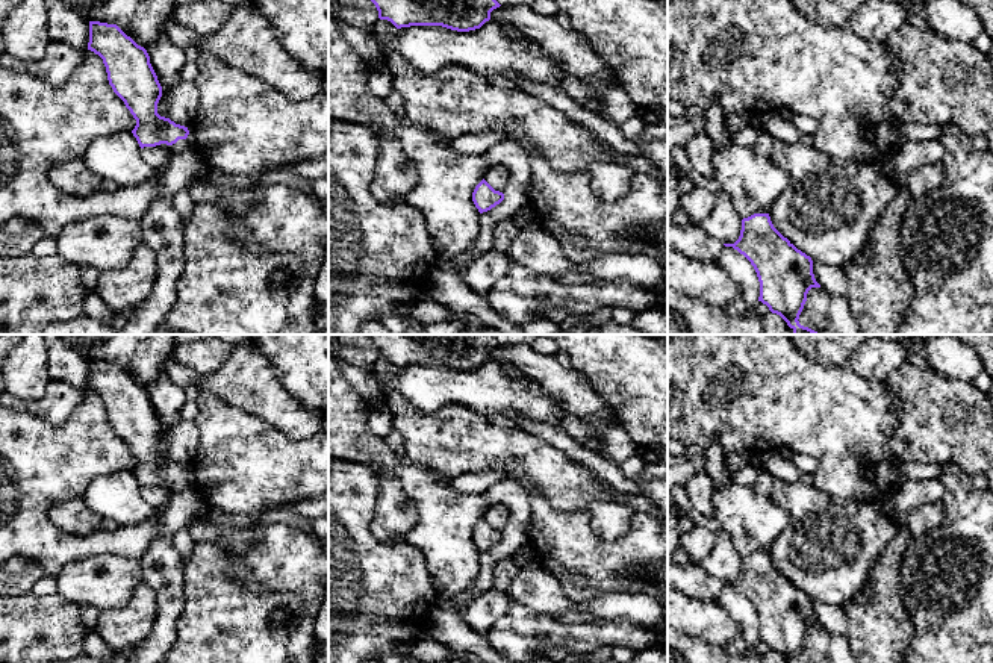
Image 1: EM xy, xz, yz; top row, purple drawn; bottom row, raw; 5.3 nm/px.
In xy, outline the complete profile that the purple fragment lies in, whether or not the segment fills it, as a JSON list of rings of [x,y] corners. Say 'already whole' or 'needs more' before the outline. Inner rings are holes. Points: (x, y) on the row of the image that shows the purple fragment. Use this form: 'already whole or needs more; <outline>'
needs more; [[[89,21],[88,50],[103,59],[109,85],[136,120],[132,133],[141,148],[167,144],[173,153],[194,150],[189,127],[157,114],[162,86],[144,47],[117,24]]]

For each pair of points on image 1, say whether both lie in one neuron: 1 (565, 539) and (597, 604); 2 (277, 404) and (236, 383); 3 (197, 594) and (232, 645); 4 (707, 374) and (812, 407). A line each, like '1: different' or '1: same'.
1: different
2: same
3: same
4: same

